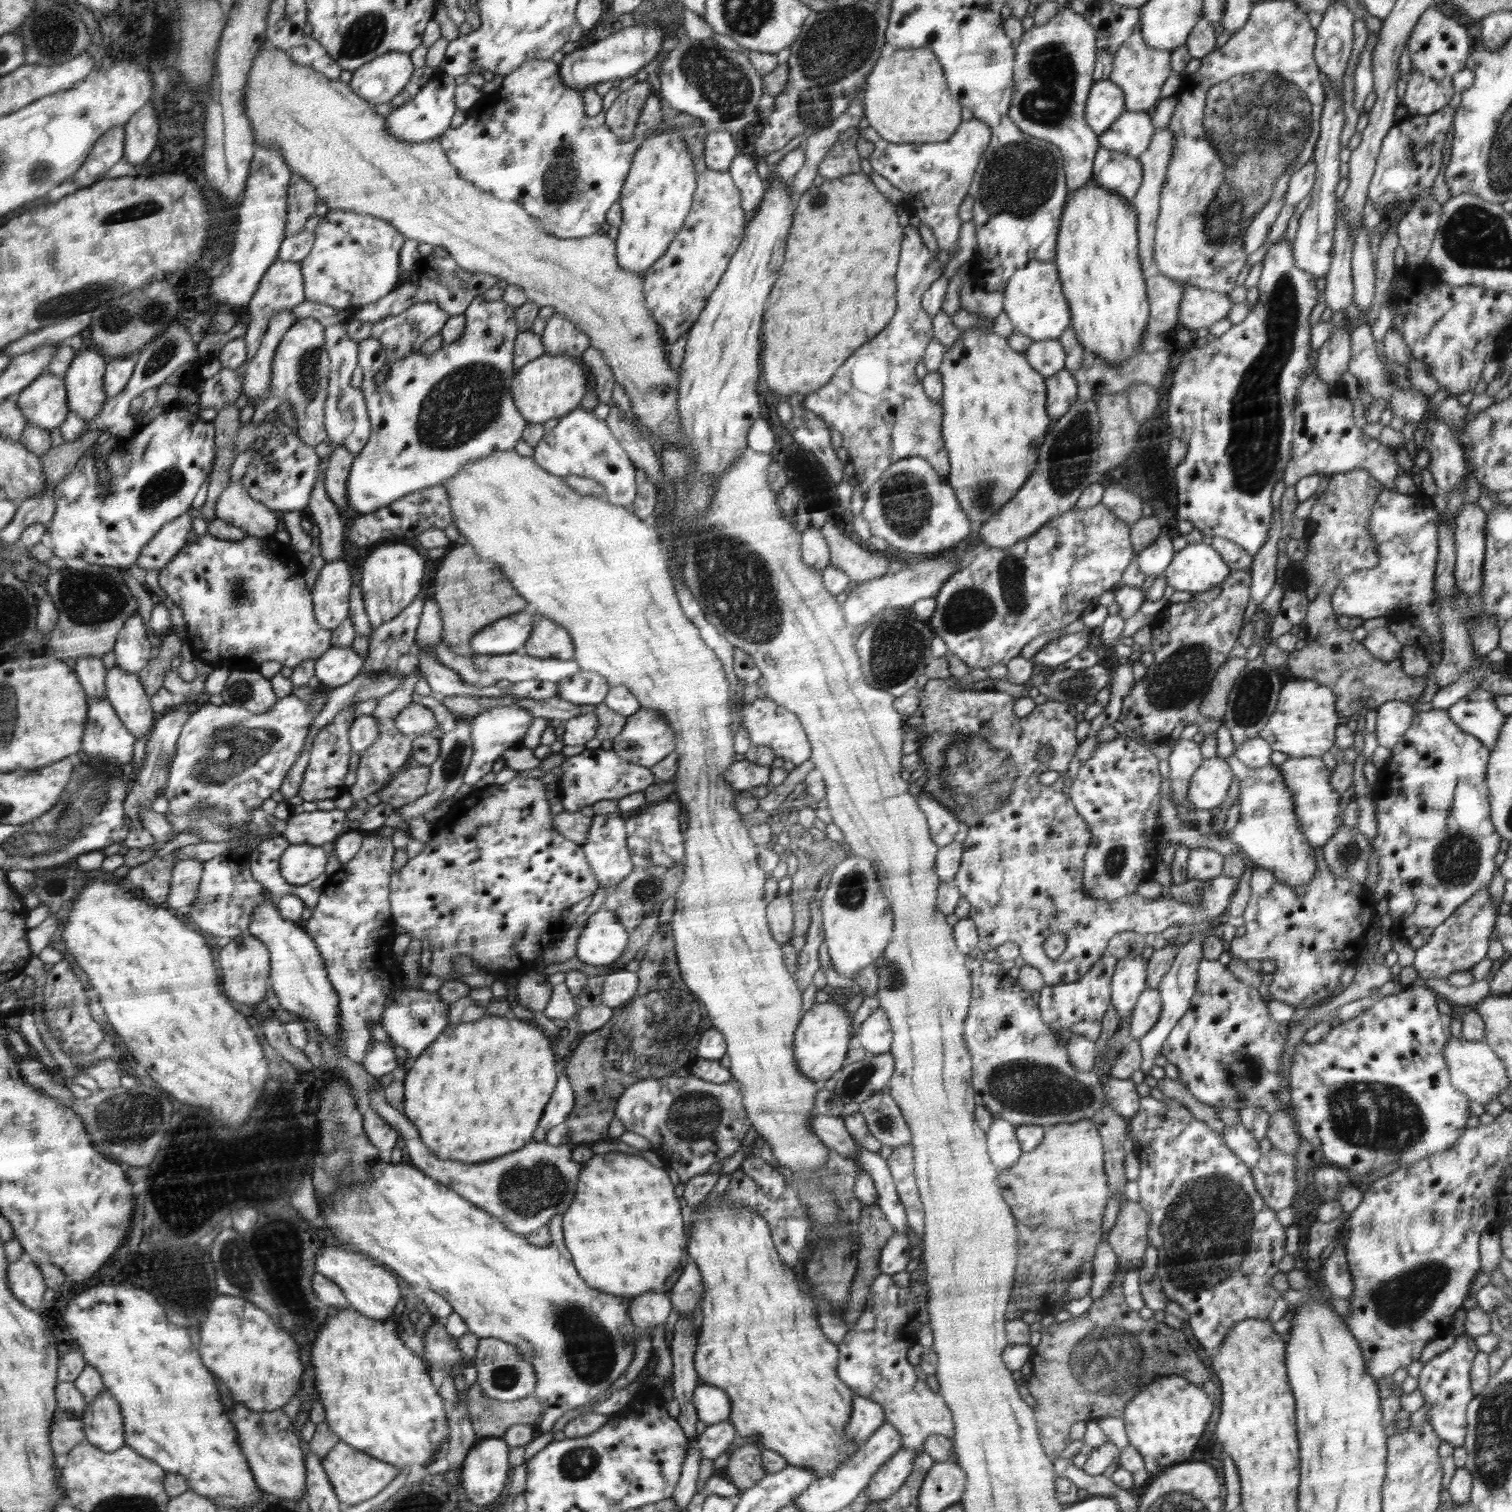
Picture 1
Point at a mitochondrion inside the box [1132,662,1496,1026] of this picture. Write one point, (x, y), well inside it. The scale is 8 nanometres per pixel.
(1456, 861)

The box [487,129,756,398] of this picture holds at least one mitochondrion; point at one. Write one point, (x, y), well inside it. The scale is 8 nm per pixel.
(562, 189)

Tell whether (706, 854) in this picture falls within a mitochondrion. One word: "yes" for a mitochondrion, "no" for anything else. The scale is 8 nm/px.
no

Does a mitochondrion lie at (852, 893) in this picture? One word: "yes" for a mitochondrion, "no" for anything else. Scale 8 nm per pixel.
yes

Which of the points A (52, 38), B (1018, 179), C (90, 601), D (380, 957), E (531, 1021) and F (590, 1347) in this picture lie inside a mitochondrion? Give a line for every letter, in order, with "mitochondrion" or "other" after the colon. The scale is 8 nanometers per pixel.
A: mitochondrion
B: mitochondrion
C: mitochondrion
D: other
E: other
F: mitochondrion

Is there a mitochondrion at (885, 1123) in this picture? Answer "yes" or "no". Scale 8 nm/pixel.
yes

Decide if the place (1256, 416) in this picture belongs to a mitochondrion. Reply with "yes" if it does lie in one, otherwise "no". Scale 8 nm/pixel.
yes

